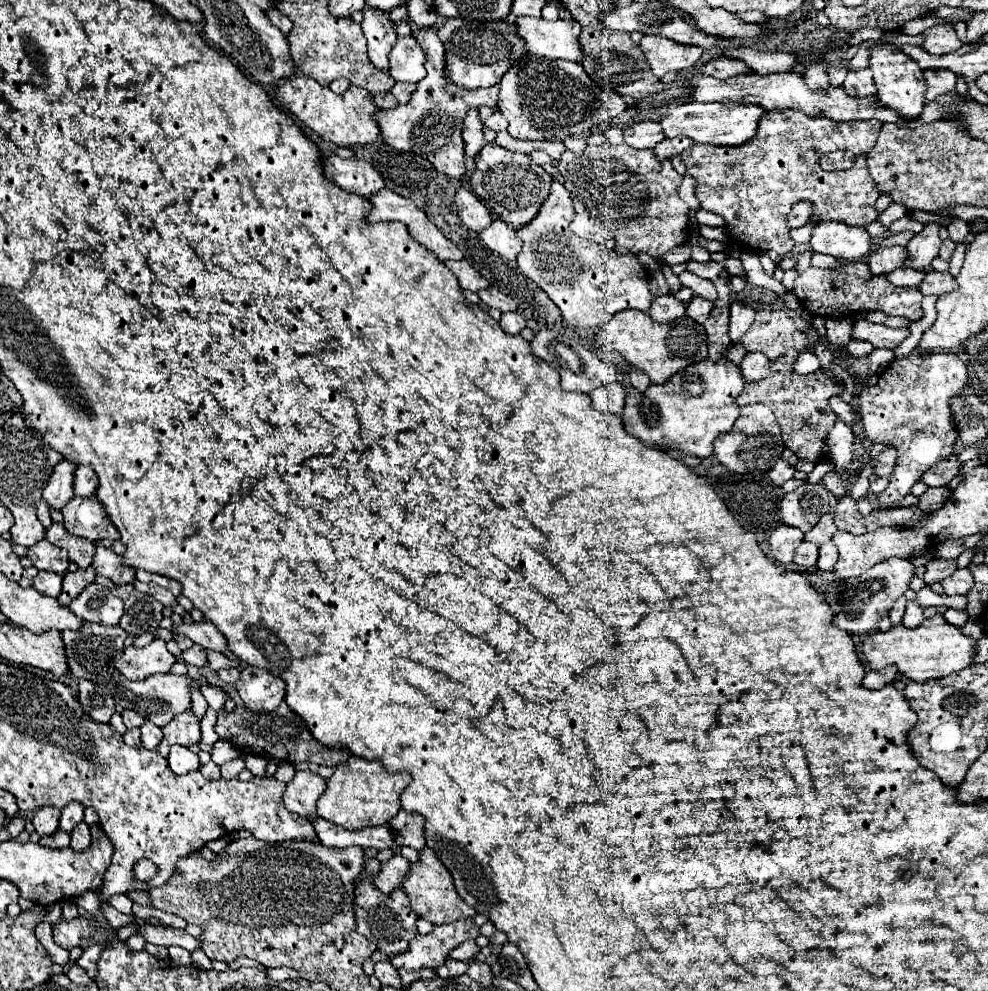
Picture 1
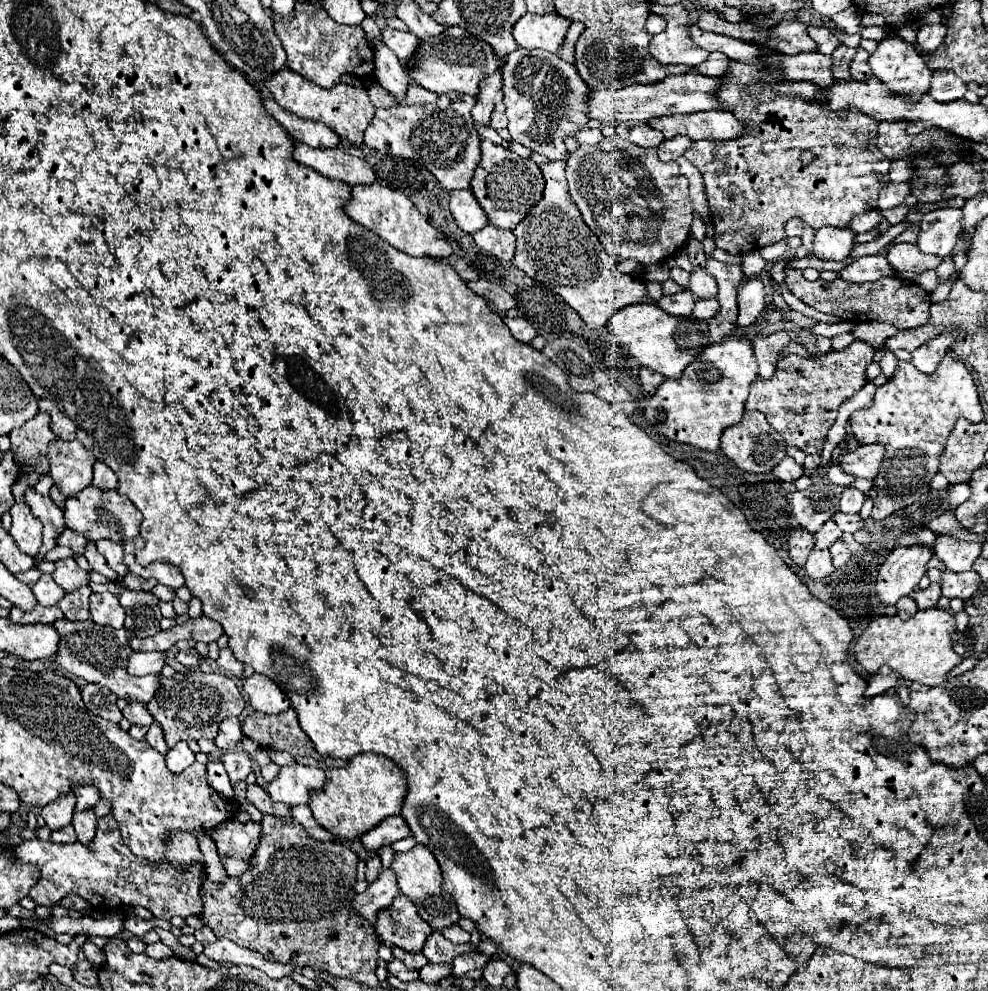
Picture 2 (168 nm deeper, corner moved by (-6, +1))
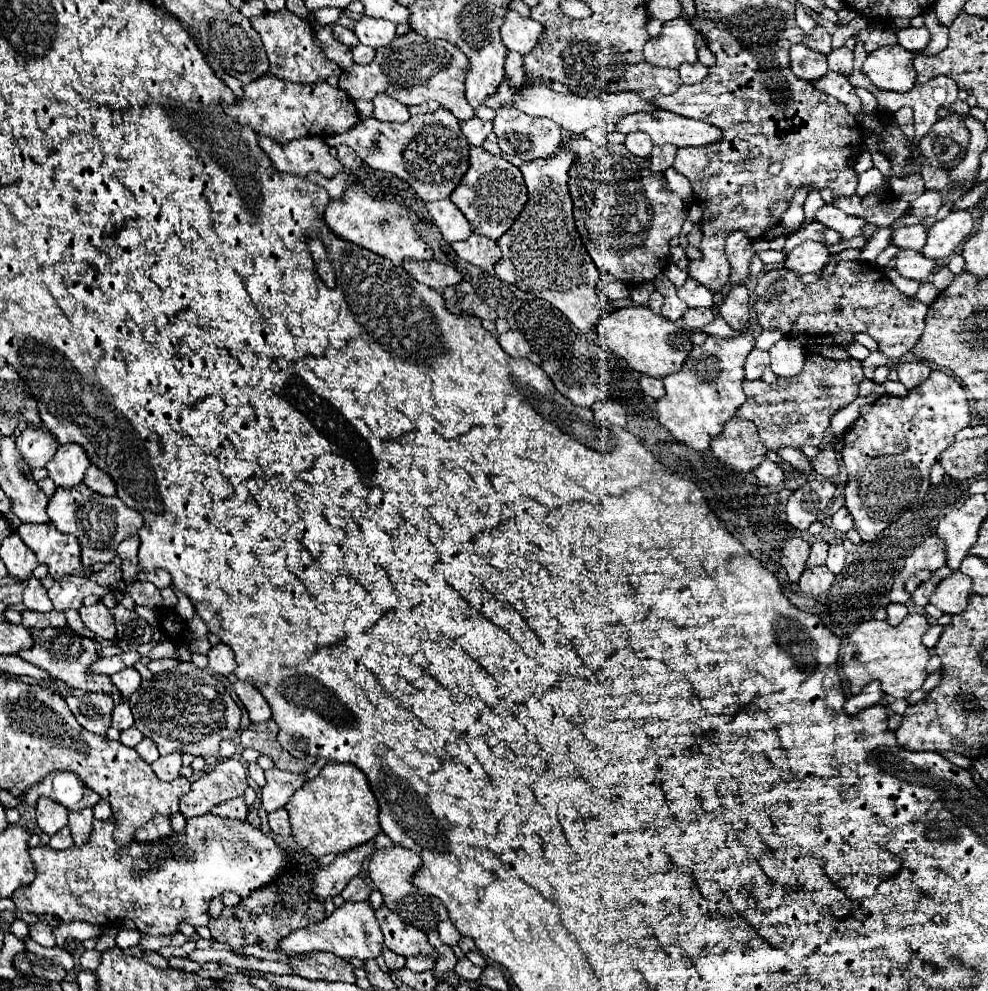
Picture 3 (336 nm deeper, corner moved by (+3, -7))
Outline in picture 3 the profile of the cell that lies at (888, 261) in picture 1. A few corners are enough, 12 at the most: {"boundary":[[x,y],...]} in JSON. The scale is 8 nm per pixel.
{"boundary":[[899,251],[895,271],[925,281],[937,263],[917,251]]}

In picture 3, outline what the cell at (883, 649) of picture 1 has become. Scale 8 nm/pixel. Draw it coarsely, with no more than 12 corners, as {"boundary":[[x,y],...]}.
{"boundary":[[925,615],[865,621],[841,669],[851,693],[881,681],[909,697],[927,679]]}

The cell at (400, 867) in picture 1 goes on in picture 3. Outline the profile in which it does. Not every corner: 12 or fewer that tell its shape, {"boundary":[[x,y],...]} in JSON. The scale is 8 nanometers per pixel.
{"boundary":[[369,901],[343,903],[291,931],[285,953],[377,959],[383,933]]}

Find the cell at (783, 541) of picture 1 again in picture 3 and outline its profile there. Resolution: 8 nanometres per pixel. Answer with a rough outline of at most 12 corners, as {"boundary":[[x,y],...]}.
{"boundary":[[793,537],[781,551],[787,577],[797,583],[809,557],[809,543]]}

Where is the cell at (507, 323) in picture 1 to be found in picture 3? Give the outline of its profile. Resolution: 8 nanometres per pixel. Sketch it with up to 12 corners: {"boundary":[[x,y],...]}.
{"boundary":[[519,331],[499,335],[499,345],[511,357],[527,357],[529,343]]}

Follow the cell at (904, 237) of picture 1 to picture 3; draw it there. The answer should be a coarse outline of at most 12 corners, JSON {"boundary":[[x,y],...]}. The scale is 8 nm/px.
{"boundary":[[911,225],[897,229],[891,243],[899,249],[921,251],[925,227]]}

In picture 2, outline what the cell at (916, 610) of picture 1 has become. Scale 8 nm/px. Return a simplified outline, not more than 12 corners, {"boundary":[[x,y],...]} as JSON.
{"boundary":[[930,583],[928,589],[914,593],[918,609],[936,607],[940,583]]}

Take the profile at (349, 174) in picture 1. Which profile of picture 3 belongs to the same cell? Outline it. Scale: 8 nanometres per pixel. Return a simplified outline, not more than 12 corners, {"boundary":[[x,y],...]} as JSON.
{"boundary":[[259,137],[277,171],[331,179],[343,165],[321,137]]}

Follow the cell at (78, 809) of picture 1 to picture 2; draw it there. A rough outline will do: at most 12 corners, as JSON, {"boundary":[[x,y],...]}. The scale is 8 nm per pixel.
{"boundary":[[94,785],[72,787],[76,811],[92,809],[100,791]]}

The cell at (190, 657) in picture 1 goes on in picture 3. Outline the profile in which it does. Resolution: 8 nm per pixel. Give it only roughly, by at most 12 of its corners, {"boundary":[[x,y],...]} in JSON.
{"boundary":[[175,659],[151,661],[149,667],[153,673],[175,669],[179,661]]}

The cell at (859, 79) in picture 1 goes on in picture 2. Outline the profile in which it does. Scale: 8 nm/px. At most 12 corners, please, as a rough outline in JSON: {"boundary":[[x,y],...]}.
{"boundary":[[856,49],[850,61],[854,79],[864,81],[872,77],[868,67],[868,51]]}

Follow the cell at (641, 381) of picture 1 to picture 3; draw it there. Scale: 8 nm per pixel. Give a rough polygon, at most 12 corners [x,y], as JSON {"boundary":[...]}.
{"boundary":[[641,377],[645,395],[659,399],[665,395],[663,379]]}

